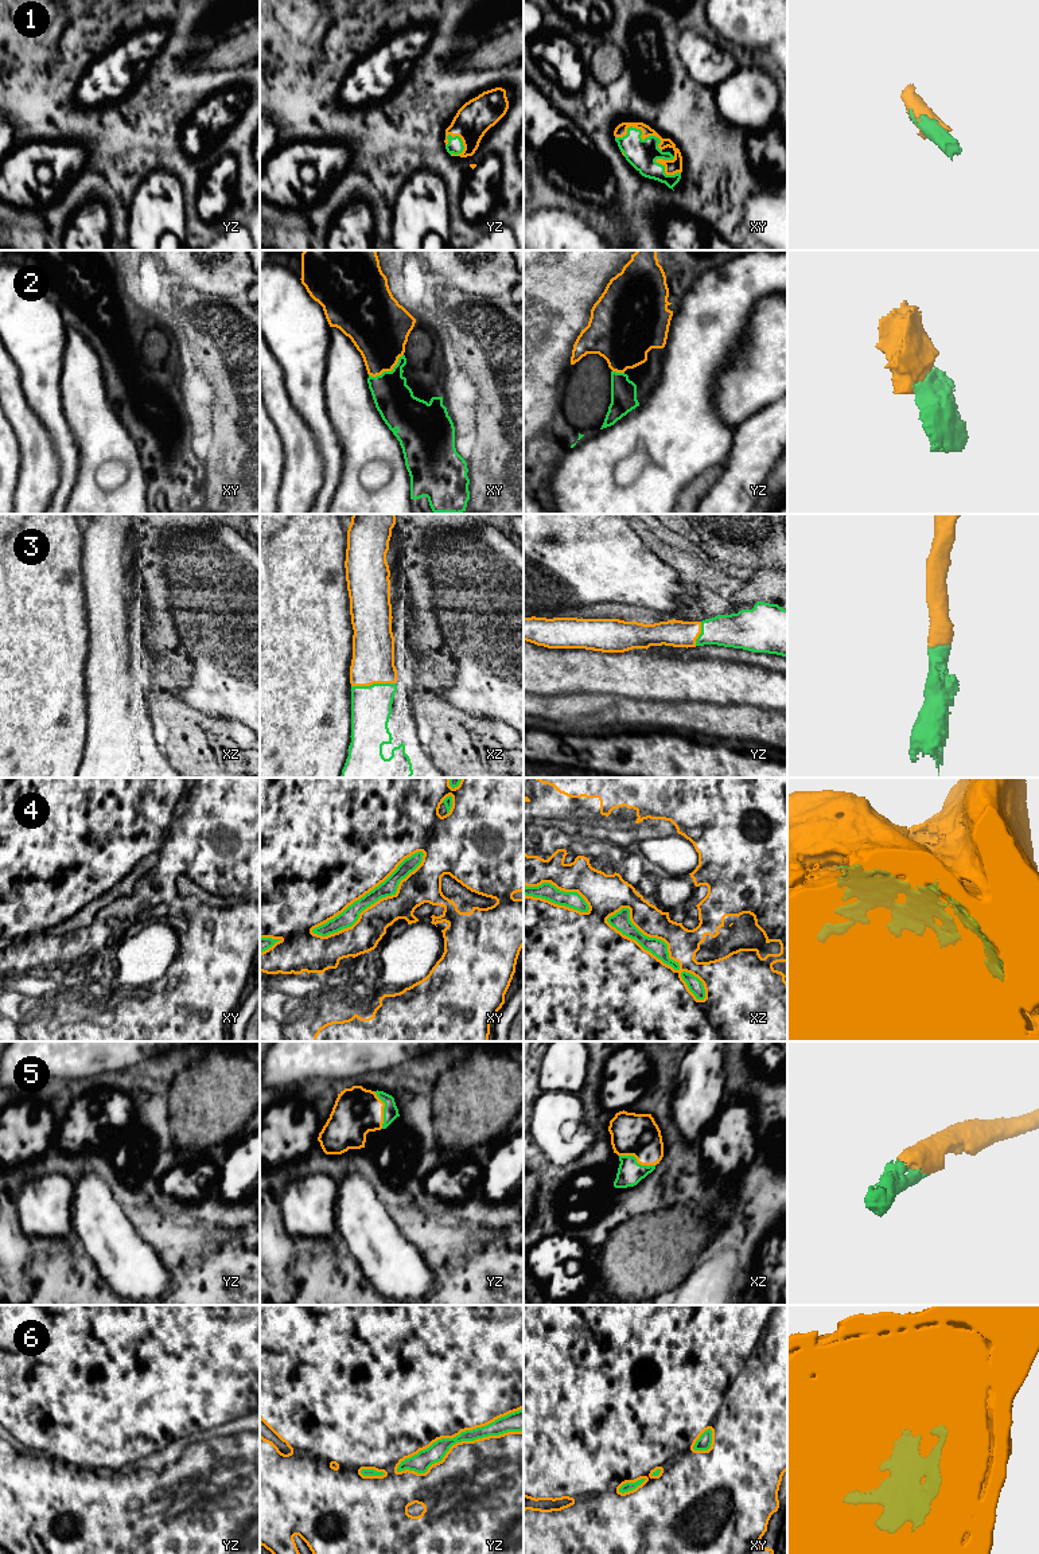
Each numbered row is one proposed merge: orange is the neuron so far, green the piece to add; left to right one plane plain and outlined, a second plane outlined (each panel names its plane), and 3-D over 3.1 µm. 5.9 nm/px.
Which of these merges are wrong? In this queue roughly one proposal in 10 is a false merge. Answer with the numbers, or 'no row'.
no row

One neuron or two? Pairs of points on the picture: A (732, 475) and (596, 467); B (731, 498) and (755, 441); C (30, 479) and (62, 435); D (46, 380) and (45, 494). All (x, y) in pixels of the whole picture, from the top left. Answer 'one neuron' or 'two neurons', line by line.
A: two neurons
B: one neuron
C: two neurons
D: two neurons

